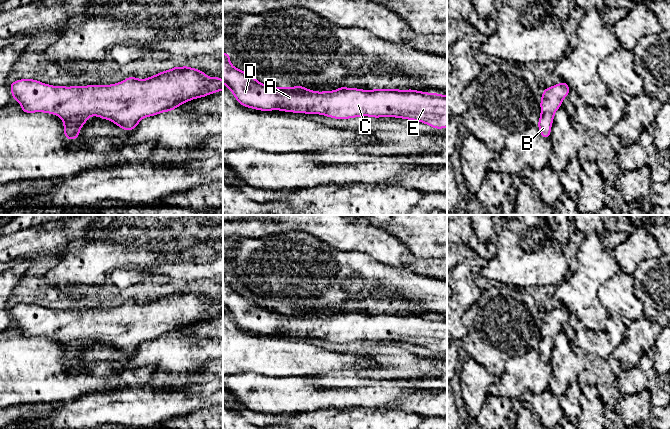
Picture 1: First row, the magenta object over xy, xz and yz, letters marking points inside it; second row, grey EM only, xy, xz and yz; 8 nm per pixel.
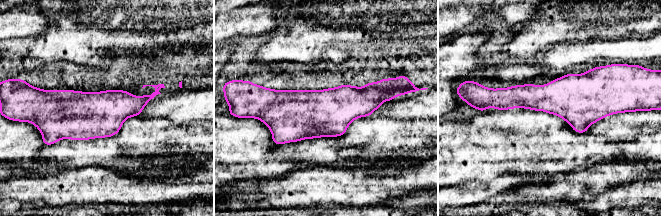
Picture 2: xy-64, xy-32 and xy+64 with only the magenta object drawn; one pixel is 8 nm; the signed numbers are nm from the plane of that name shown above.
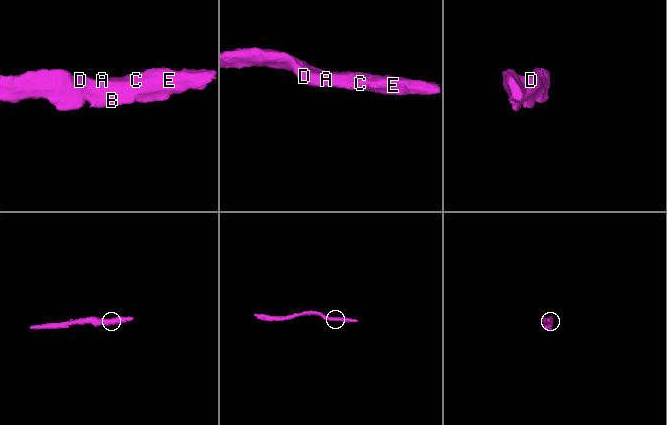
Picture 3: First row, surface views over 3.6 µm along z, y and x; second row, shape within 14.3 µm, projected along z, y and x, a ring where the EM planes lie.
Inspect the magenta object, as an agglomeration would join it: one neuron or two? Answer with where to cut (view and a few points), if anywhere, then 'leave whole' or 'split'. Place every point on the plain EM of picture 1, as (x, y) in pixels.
no cut; leave whole

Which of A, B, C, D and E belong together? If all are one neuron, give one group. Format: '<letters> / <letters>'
A B C D E

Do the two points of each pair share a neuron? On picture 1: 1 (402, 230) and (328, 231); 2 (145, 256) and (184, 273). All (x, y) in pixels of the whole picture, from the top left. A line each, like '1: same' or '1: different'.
1: different
2: different

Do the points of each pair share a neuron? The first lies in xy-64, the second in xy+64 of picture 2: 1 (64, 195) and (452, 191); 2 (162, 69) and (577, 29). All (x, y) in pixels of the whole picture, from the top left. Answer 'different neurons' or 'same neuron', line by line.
1: different neurons
2: same neuron

